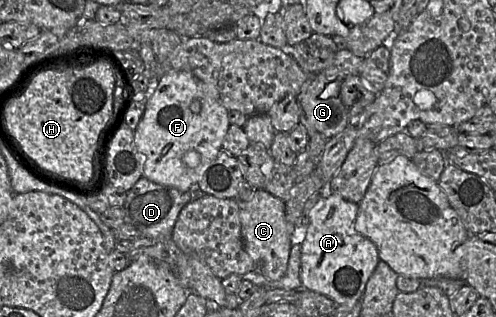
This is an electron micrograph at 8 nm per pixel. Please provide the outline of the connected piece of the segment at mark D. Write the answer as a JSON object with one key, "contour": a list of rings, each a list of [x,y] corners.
{"contour":[[[141,176],[127,191],[123,205],[125,223],[134,226],[140,233],[140,237],[133,241],[134,247],[154,245],[157,241],[171,239],[174,225],[182,208],[203,195],[205,193],[198,187],[182,192],[174,187],[157,184]]]}

